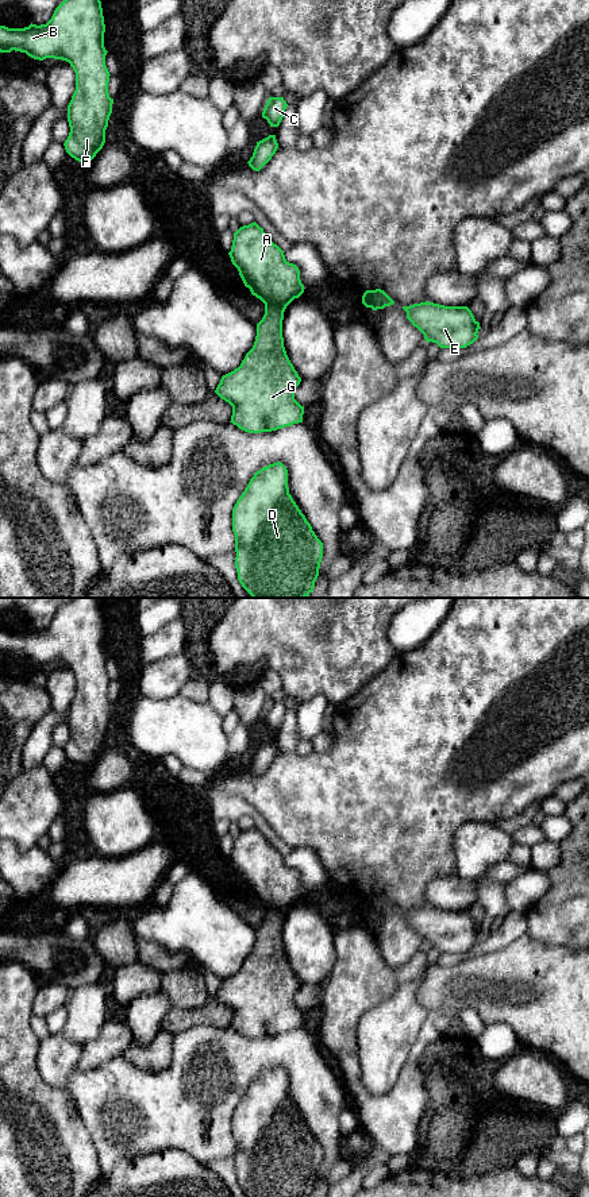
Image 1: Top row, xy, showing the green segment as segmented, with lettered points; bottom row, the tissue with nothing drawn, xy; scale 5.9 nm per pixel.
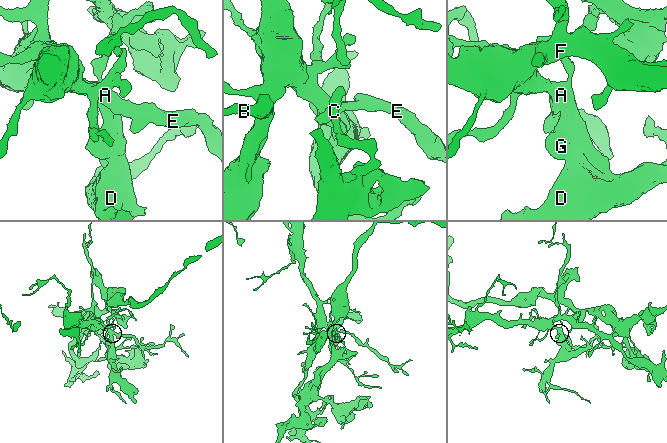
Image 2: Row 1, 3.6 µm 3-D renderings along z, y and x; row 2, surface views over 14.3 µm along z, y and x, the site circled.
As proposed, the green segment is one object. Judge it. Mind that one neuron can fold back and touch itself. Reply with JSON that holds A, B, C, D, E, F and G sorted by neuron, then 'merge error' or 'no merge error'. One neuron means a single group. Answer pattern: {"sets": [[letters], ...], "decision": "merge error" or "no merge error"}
{"sets": [["A", "B", "D", "E", "F", "G"], ["C"]], "decision": "merge error"}

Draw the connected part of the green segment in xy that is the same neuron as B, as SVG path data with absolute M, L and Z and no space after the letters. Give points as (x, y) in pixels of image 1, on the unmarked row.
M72 598L54 615L46 629L24 633L0 630L0 657L26 657L34 664L62 664L76 677L76 695L68 710L70 737L63 750L78 767L91 767L105 748L105 734L112 718L113 703L108 698L109 676L105 671L104 621L99 598Z

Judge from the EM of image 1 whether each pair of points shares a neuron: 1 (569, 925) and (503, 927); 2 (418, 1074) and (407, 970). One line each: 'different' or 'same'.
1: different
2: same

